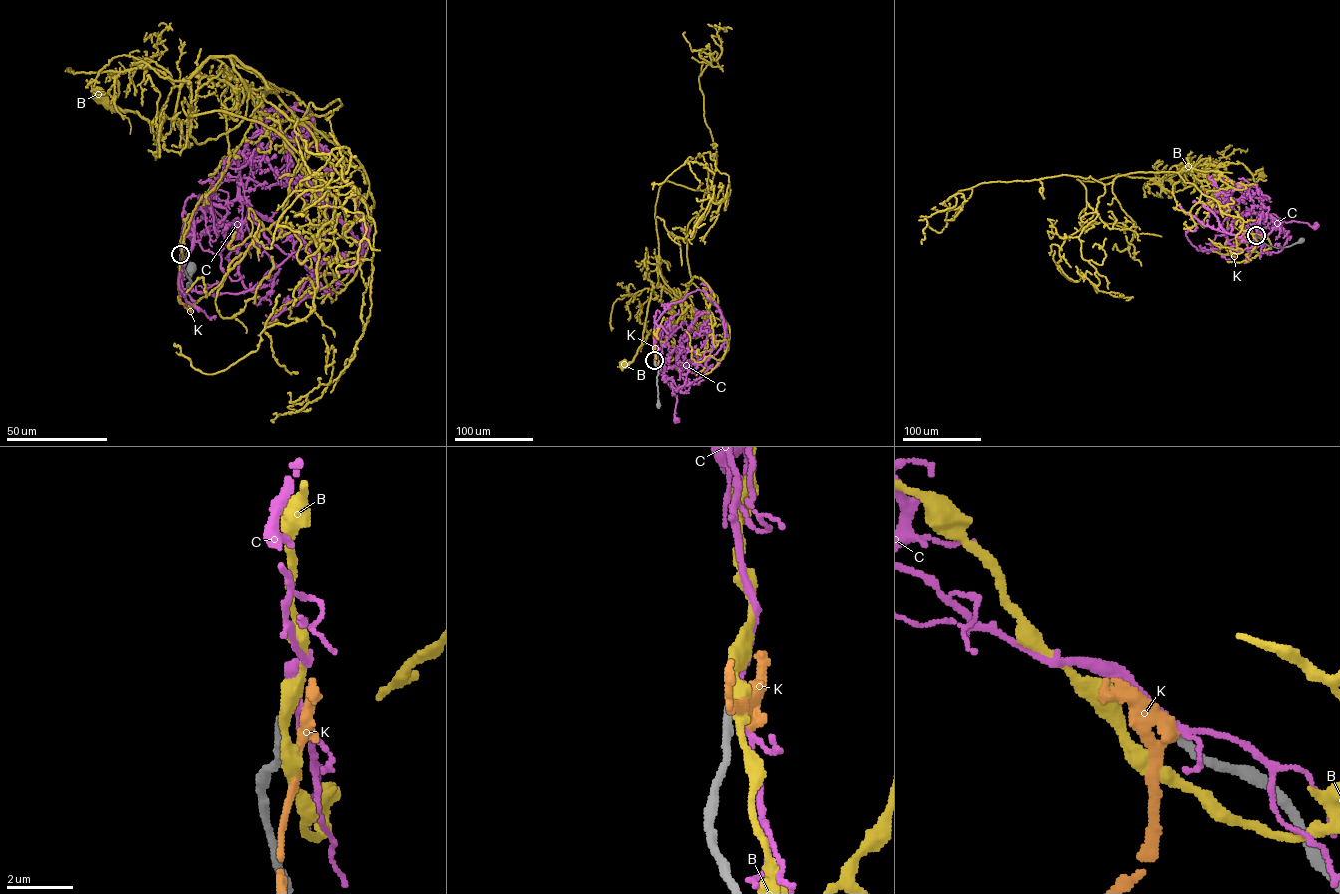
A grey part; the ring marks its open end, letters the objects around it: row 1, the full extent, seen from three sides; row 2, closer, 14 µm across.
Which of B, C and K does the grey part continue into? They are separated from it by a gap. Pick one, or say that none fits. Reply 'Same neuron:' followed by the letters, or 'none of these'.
Same neuron: none of these

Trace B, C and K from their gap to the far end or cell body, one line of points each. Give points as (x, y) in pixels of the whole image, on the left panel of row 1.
B: (181, 254), (209, 175), (249, 128), (252, 98), (217, 77), (190, 76), (161, 140), (137, 112), (99, 95)
C: (181, 253), (182, 212), (189, 197), (209, 201), (229, 222), (238, 218), (231, 230), (235, 231)
K: (182, 254), (183, 270), (177, 287), (180, 300), (191, 310)

